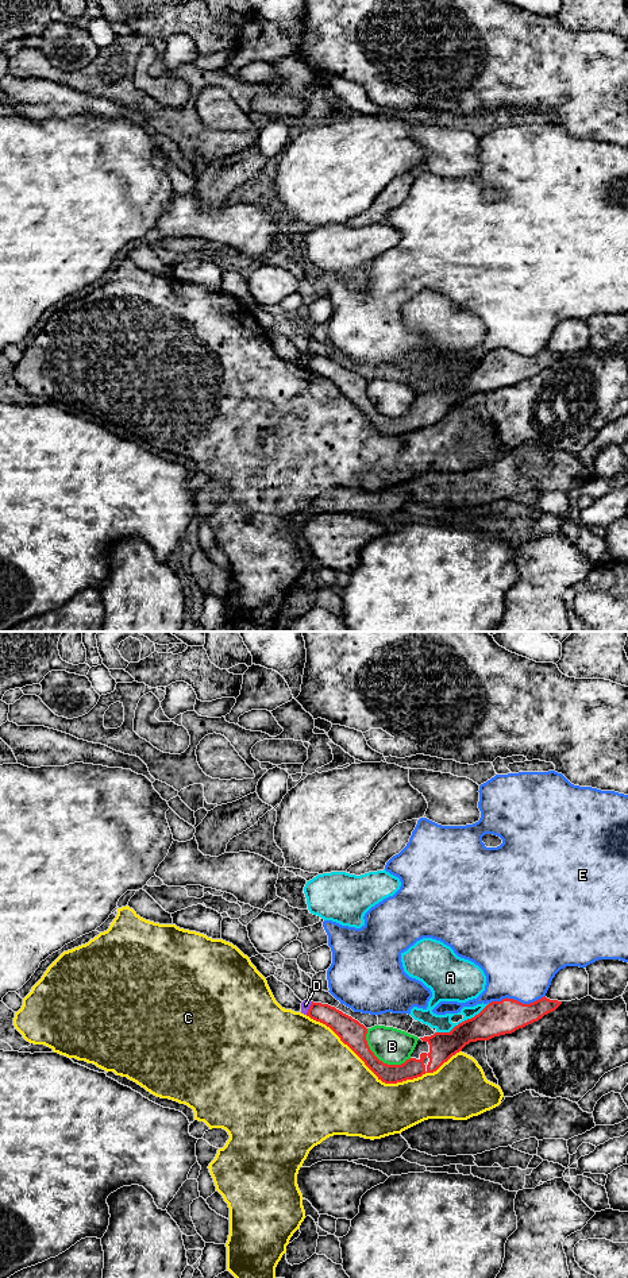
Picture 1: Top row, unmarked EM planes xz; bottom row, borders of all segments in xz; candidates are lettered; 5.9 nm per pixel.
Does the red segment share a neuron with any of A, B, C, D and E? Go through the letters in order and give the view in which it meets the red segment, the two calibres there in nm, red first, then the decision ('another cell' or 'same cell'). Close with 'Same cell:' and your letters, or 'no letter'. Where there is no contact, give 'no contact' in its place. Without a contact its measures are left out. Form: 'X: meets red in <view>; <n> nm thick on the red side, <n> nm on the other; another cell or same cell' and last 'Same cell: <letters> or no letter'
A: meets red in xz; 200 nm thick on the red side, 260 nm on the other; another cell
B: meets red in xz; 160 nm thick on the red side, 220 nm on the other; another cell
C: meets red in xz; 120 nm thick on the red side, 440 nm on the other; another cell
D: meets red in xz; 140 nm thick on the red side, 60 nm on the other; another cell
E: meets red in xz; 200 nm thick on the red side, 460 nm on the other; another cell
Same cell: no letter

